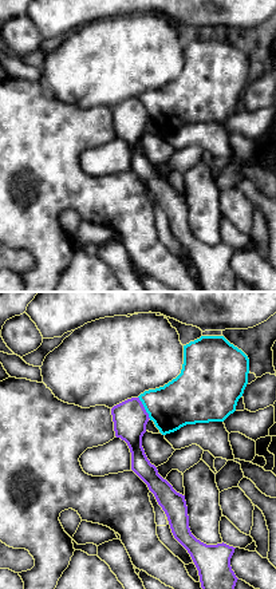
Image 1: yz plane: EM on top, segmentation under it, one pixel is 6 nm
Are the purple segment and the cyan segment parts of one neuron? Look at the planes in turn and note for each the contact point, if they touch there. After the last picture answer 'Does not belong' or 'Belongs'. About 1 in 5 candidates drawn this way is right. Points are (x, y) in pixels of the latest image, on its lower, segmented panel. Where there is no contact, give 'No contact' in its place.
Touches purple at (144, 407)

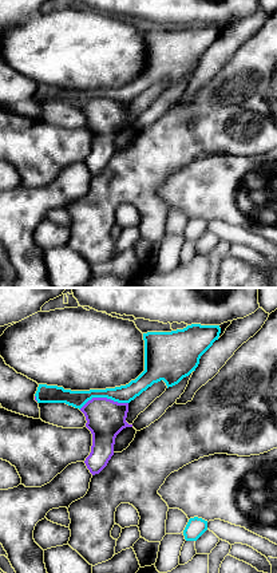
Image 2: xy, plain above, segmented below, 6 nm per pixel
Touches purple at (103, 398)

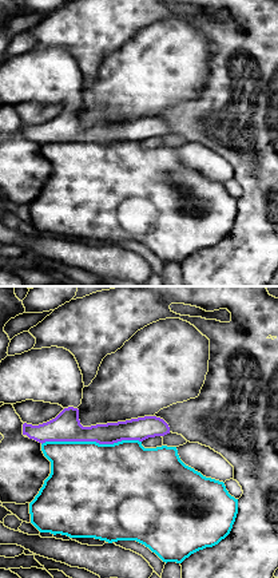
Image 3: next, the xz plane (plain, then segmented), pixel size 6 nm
Touches purple at (91, 440)

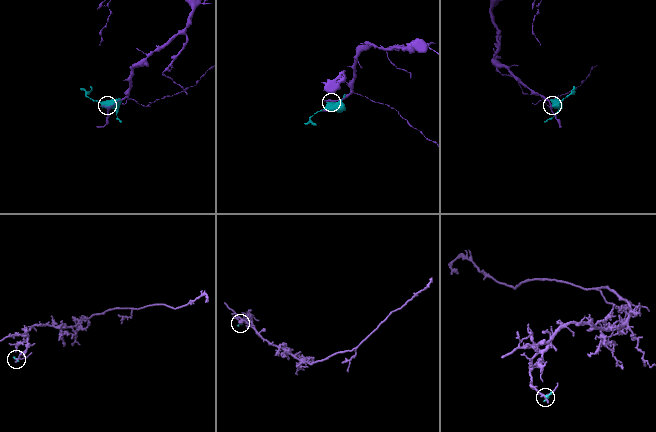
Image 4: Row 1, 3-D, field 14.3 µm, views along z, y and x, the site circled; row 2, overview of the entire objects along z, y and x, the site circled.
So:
Does not belong

